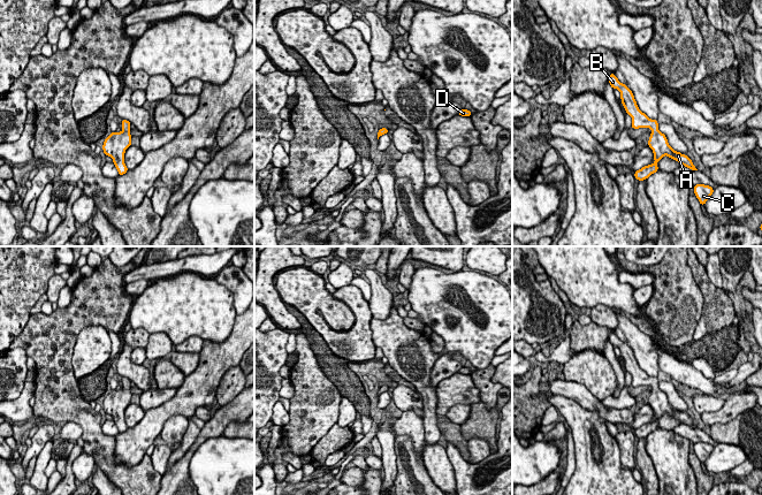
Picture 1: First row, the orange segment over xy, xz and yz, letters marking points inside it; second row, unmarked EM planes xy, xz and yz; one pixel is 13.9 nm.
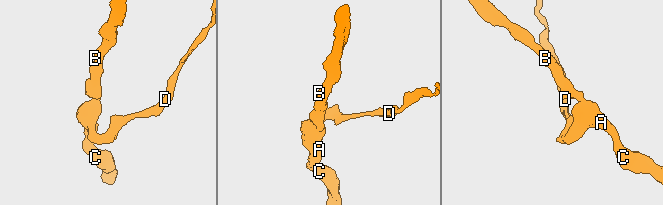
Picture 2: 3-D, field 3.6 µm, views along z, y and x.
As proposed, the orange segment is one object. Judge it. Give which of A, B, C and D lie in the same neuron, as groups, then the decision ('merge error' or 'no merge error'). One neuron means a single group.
A B C D; no merge error

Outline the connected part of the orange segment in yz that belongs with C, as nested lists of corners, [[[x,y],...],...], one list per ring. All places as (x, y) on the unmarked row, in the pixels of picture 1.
[[[701,441],[694,443],[694,451],[695,451],[695,454],[699,457],[701,463],[706,462],[706,459],[710,456],[713,450],[714,450],[714,447],[709,443],[704,443]]]

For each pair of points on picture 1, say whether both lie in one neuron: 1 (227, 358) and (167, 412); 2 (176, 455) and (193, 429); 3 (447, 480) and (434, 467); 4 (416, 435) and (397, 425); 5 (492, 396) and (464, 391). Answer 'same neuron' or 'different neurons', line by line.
1: same neuron
2: same neuron
3: same neuron
4: same neuron
5: different neurons

